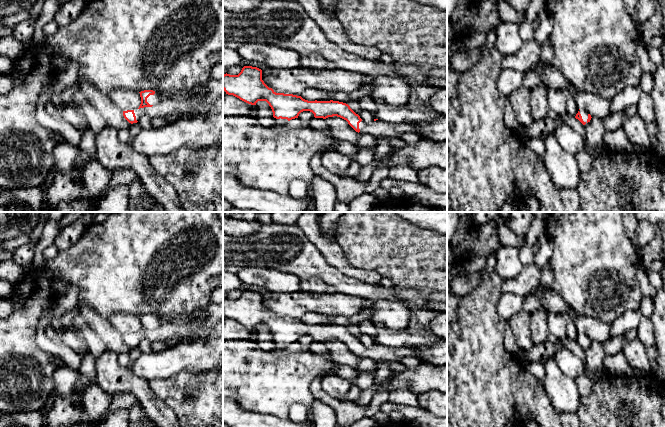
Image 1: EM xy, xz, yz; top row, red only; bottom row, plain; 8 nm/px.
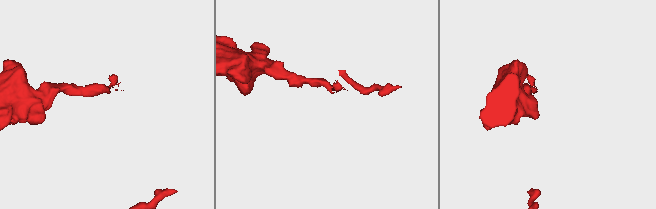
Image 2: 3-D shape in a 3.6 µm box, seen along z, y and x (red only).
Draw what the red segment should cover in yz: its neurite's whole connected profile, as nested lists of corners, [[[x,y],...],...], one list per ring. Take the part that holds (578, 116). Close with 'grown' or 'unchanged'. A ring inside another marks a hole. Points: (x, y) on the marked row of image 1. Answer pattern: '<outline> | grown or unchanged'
[[[579,109],[575,118],[578,119],[583,125],[585,125],[586,123],[590,122],[592,117],[585,110]]] | grown

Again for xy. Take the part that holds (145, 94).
[[[144,90],[139,93],[141,97],[139,108],[123,111],[124,118],[131,124],[137,123],[142,115],[147,115],[150,119],[162,118],[173,114],[188,116],[193,109],[192,104],[174,99],[161,100],[153,106],[147,102],[147,98],[150,95],[154,95],[155,91]]] | grown

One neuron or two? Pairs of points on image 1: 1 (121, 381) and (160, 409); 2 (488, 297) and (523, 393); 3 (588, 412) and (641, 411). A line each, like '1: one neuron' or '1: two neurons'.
1: one neuron
2: one neuron
3: one neuron

